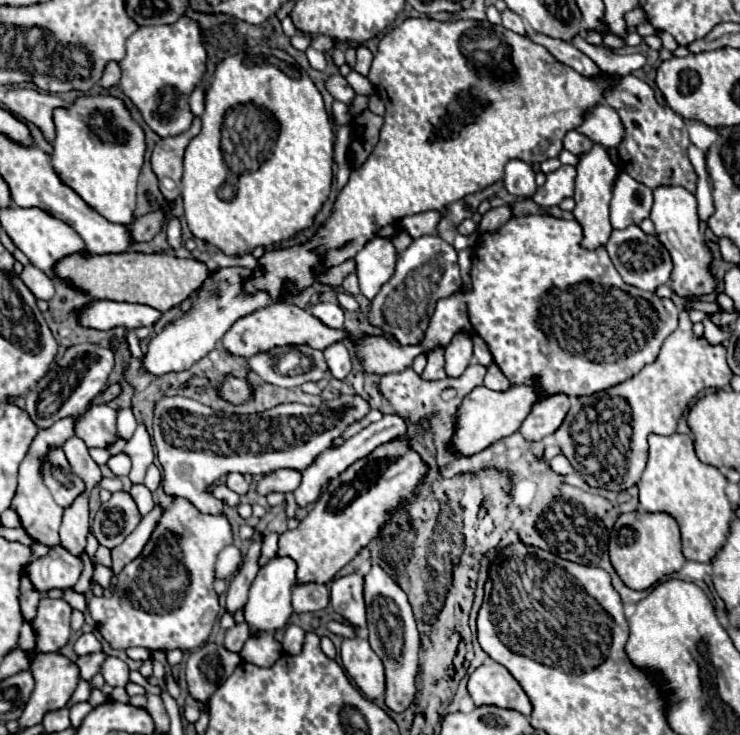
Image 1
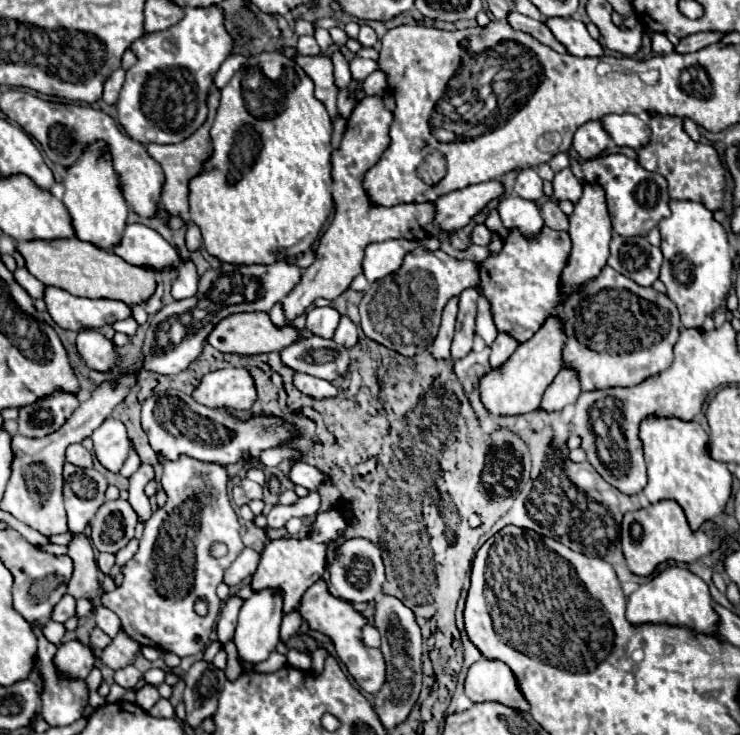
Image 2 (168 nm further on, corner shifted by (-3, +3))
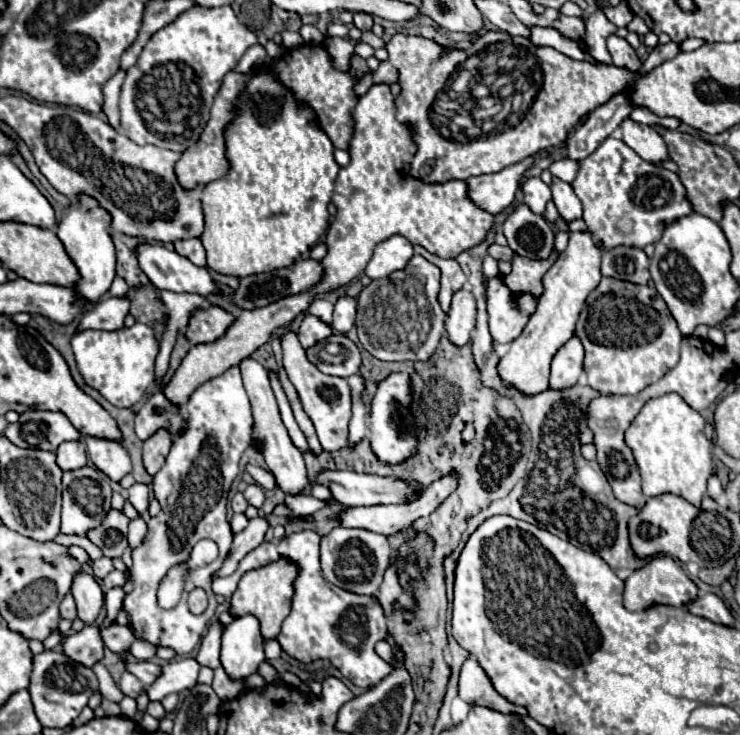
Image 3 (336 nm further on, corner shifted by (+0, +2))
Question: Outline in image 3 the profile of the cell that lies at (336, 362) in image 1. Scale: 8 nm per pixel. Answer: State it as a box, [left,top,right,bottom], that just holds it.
[332,296,356,334]

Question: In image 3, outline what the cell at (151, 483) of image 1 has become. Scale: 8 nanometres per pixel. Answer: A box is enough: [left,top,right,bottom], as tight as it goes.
[128,484,148,516]

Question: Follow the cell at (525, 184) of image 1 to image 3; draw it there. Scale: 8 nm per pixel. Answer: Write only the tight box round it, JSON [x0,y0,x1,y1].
[522,178,552,214]

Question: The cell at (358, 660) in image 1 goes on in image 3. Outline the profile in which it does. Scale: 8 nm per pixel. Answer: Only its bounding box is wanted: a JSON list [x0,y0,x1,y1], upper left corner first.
[212,530,392,688]

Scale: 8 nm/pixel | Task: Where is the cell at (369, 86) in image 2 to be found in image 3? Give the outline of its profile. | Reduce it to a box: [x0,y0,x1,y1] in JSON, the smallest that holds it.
[374,62,398,84]

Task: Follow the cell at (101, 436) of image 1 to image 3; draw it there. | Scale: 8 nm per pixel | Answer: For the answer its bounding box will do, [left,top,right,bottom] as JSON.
[86,438,132,482]

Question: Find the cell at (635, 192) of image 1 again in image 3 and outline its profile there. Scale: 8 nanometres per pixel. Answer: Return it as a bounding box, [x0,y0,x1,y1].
[572,136,692,250]

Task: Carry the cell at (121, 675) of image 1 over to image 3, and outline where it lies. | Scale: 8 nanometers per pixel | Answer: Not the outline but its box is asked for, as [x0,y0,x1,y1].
[120,672,146,698]

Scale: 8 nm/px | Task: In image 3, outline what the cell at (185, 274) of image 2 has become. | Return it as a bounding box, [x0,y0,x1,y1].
[154,290,206,384]

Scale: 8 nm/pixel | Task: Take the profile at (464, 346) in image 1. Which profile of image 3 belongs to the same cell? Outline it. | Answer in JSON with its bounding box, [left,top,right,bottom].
[446,288,476,346]

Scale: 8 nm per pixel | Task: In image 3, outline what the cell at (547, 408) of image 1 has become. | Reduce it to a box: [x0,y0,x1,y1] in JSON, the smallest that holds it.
[550,334,584,390]

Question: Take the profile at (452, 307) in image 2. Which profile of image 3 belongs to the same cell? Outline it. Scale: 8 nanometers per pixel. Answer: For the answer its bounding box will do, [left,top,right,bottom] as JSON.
[414,246,466,312]

